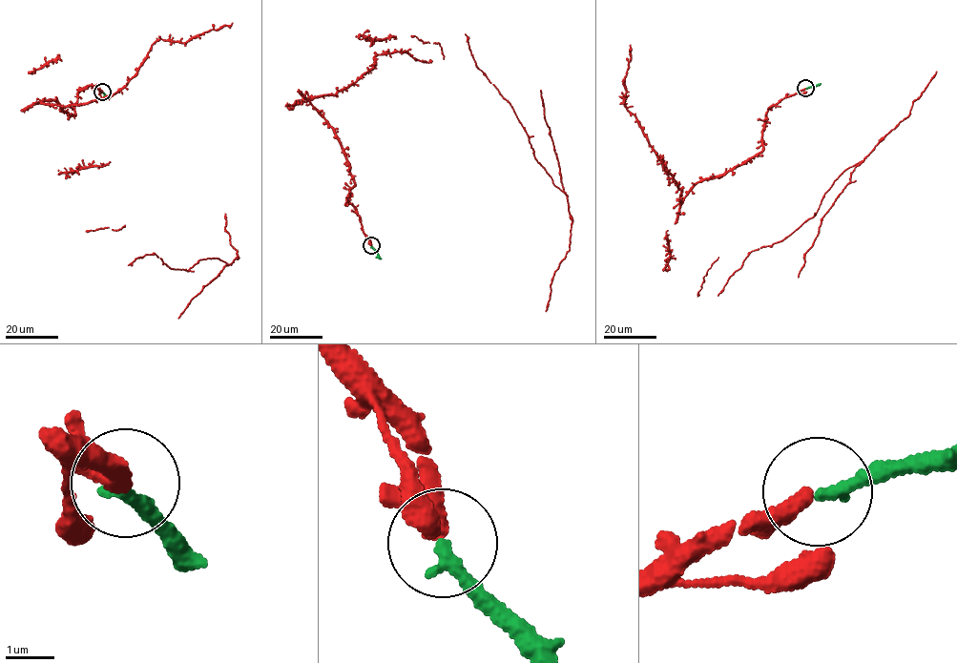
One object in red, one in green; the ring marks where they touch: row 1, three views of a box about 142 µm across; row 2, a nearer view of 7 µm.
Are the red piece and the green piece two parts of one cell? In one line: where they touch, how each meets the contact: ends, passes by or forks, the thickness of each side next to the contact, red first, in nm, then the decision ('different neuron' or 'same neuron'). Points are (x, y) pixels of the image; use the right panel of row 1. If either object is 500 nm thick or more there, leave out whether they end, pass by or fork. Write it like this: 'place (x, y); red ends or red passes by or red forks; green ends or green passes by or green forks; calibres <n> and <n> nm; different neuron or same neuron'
place (805, 88); red passes by; green ends; calibres 260 and 280 nm; same neuron

